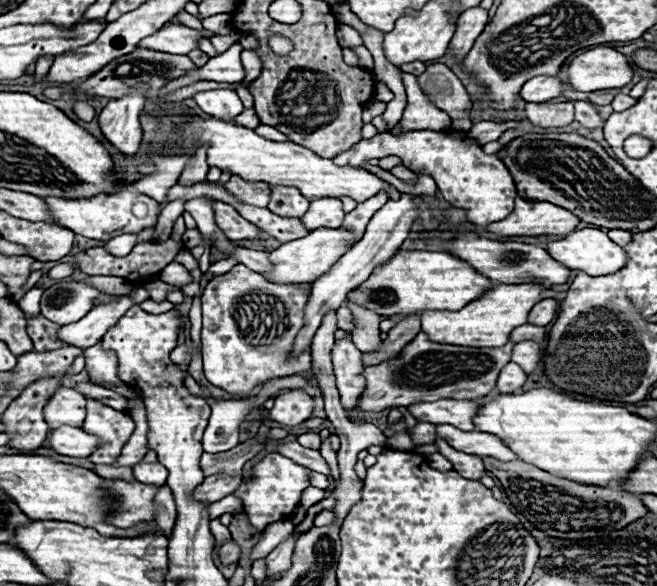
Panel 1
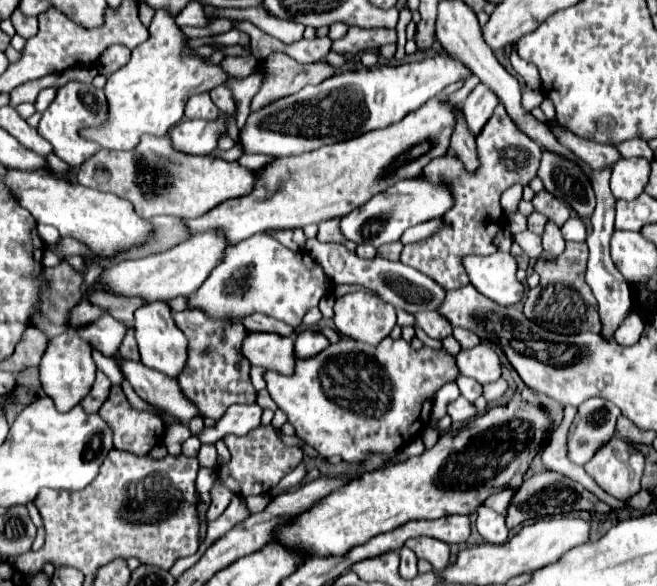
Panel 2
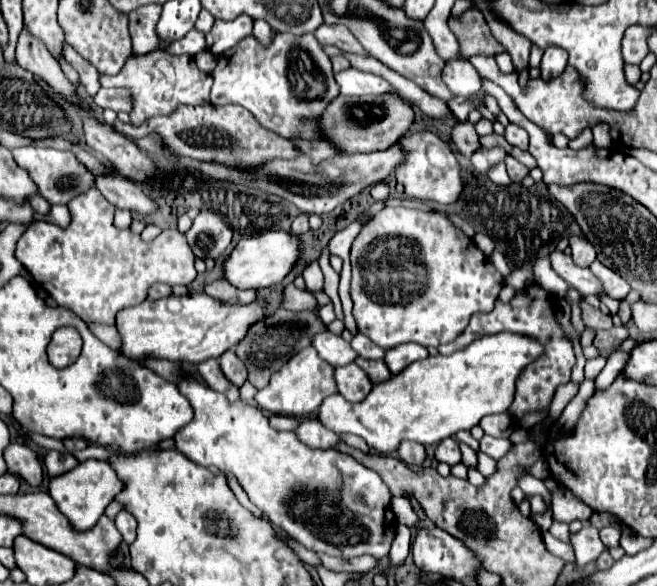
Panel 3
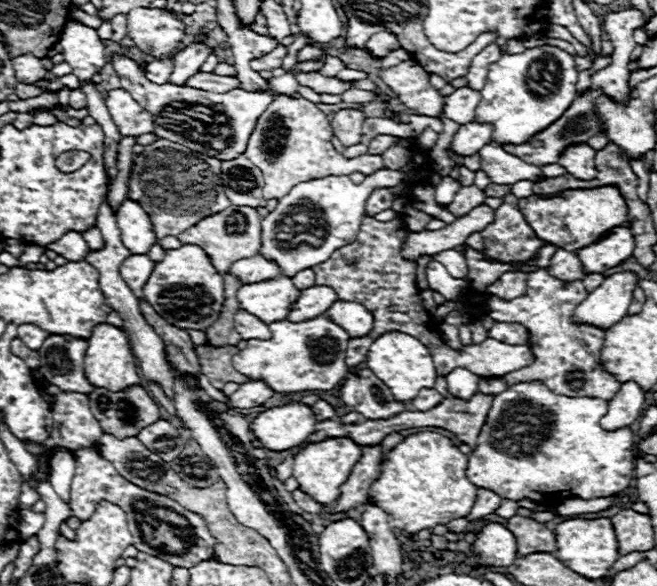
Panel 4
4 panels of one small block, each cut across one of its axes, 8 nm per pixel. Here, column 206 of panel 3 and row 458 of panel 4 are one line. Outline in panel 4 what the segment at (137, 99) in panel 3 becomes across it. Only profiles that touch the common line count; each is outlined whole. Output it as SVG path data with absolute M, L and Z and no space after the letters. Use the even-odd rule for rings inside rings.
M76 450L72 456L76 460L76 472L70 488L72 516L88 520L102 500L114 502L116 506L122 506L122 510L126 510L128 530L134 536L132 546L136 550L146 554L158 554L158 558L166 558L166 562L180 568L190 568L198 562L214 558L216 538L210 534L200 516L182 508L168 496L160 496L134 486L126 478L122 478L116 468L98 454L98 450Z

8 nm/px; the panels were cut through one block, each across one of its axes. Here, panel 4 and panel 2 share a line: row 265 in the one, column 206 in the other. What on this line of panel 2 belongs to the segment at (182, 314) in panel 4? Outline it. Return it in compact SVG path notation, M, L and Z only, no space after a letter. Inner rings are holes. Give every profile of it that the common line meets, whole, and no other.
M162 136L160 140L148 138L140 144L138 150L132 152L98 150L76 170L76 181L79 184L102 192L112 192L130 200L134 212L140 218L152 218L160 214L198 218L218 206L218 202L248 194L252 190L252 180L252 170L242 168L236 162L174 152L168 136Z

